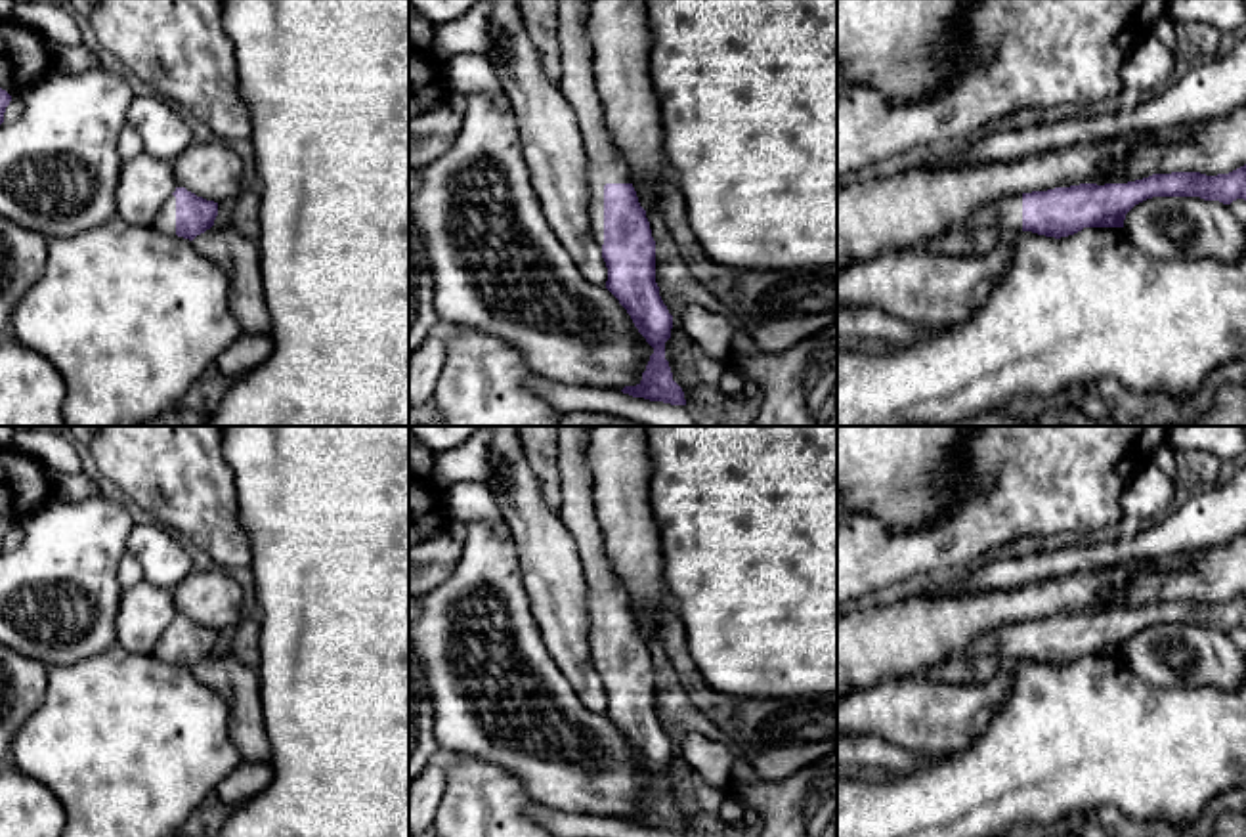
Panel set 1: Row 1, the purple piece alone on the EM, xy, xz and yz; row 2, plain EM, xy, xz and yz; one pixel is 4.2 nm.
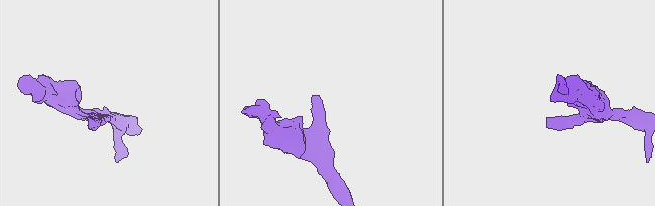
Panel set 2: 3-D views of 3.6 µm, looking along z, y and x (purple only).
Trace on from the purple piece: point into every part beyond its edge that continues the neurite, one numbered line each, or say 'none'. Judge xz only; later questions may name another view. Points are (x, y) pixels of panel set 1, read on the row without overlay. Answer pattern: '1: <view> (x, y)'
1: xz (604, 593)

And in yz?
1: yz (1006, 643)

